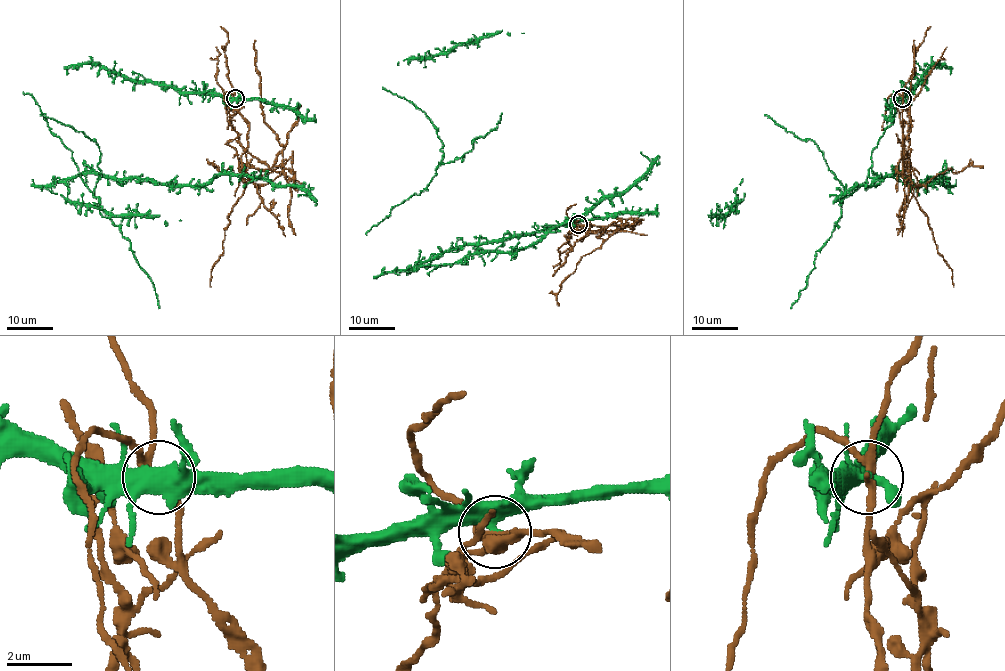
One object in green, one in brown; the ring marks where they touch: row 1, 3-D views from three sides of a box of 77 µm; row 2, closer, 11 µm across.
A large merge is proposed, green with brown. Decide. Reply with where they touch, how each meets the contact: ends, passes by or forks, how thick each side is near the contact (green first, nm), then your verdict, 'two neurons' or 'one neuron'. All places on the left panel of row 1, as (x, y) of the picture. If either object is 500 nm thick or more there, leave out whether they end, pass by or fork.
(235, 98) | green passes by | brown forks | 440/200 nm | two neurons

